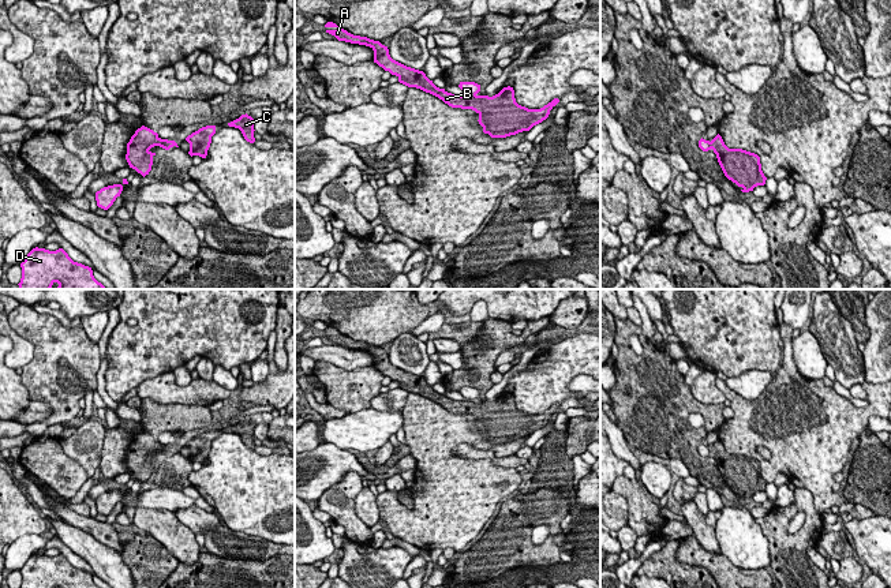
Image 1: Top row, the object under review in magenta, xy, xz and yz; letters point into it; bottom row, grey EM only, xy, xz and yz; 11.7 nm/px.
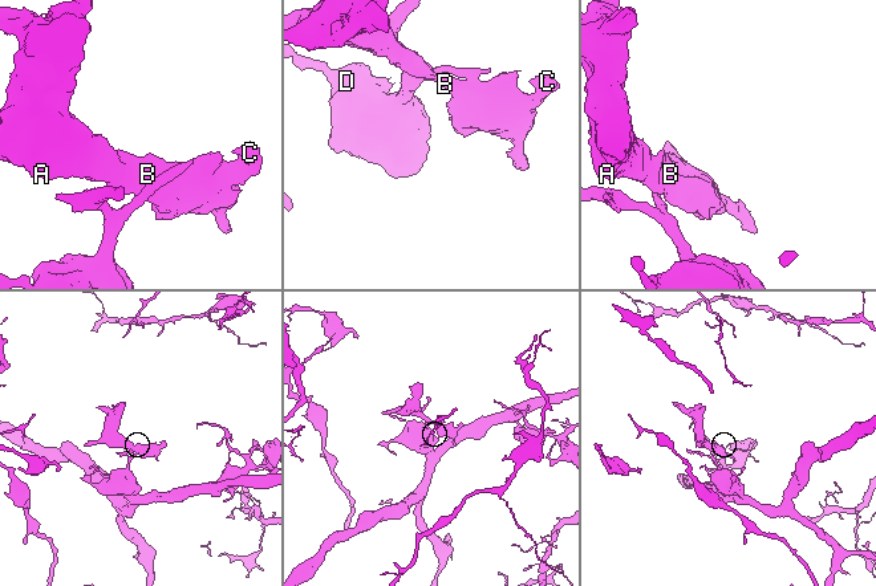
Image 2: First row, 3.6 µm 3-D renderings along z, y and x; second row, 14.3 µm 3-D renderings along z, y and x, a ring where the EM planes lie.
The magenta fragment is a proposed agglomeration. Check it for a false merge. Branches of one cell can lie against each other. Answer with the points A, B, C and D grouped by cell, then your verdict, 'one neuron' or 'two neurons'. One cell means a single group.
groups A B C / D; two neurons

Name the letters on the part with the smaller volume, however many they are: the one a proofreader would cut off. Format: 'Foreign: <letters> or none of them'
Foreign: A, B, C

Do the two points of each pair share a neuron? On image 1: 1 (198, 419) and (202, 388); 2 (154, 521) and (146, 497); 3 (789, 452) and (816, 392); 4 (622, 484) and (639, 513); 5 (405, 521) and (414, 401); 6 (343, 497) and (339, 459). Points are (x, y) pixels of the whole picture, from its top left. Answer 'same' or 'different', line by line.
1: different
2: different
3: same
4: same
5: same
6: different

